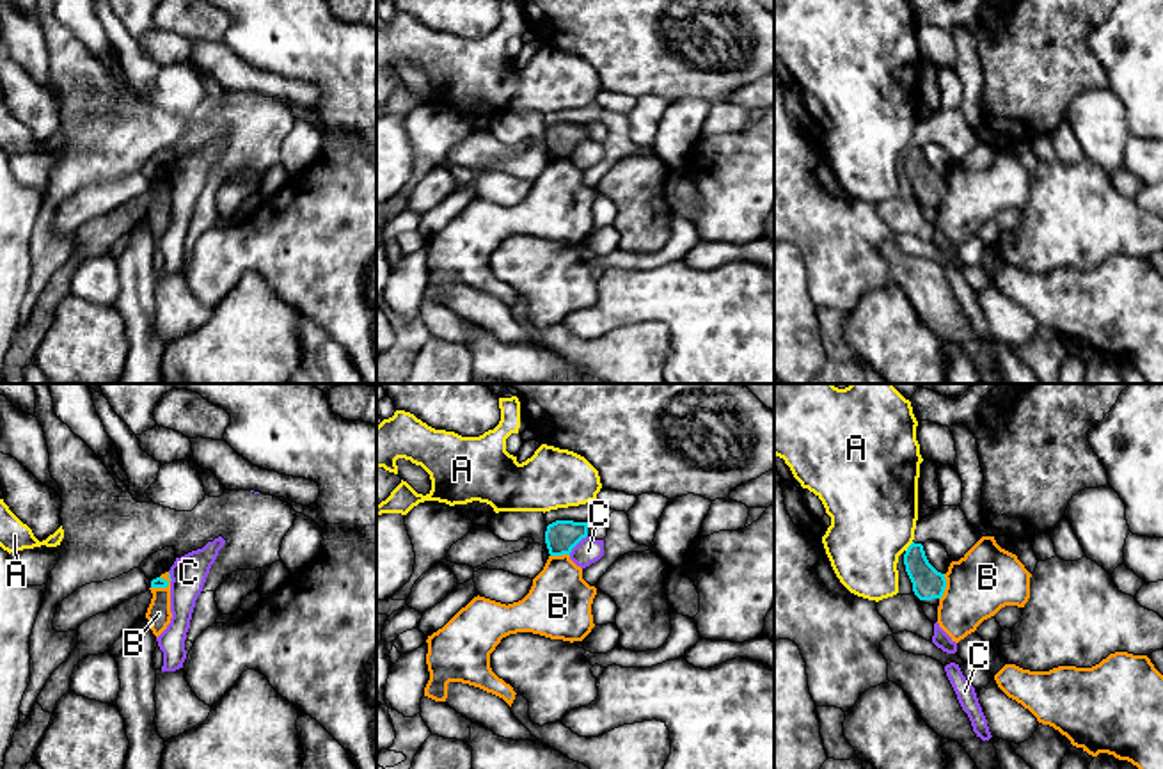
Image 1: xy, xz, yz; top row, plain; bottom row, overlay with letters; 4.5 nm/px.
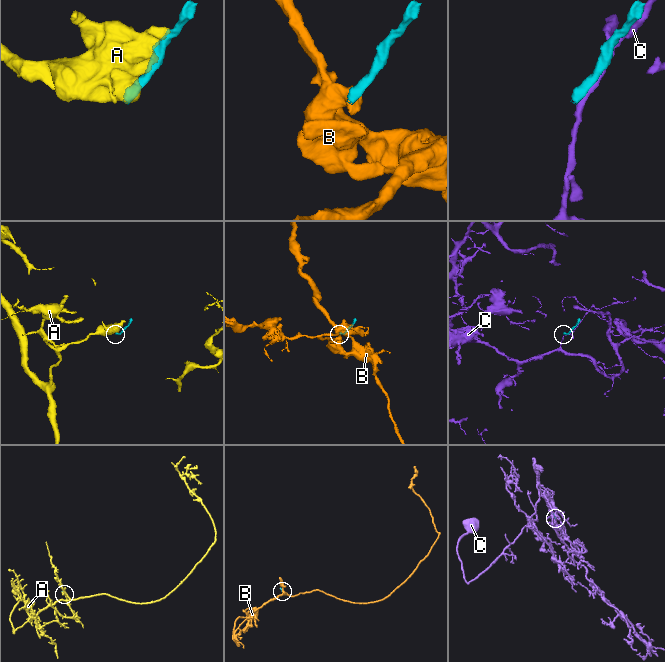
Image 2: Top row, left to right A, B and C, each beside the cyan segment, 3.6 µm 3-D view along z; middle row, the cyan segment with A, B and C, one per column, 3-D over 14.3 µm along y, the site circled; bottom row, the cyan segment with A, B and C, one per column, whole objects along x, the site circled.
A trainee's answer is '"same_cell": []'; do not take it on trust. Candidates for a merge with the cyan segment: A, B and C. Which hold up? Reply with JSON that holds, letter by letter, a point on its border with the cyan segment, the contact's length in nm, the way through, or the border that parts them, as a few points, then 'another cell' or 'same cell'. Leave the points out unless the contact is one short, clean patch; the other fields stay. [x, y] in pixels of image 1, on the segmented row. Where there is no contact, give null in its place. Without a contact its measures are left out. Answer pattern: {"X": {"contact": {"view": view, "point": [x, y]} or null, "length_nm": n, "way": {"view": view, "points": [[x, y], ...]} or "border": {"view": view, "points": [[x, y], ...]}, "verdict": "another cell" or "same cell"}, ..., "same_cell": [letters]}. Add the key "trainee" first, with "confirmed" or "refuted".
{"trainee": "confirmed", "A": {"contact": {"view": "yz", "point": [908, 547]}, "length_nm": 60, "border": {"view": "yz", "points": [[913, 542], [906, 551]]}, "verdict": "another cell"}, "B": {"contact": {"view": "yz", "point": [945, 586]}, "length_nm": 120, "border": {"view": "yz", "points": [[945, 574], [945, 592], [940, 599]]}, "verdict": "another cell"}, "C": {"contact": {"view": "xz", "point": [576, 544]}, "length_nm": 130, "verdict": "another cell"}, "same_cell": []}

